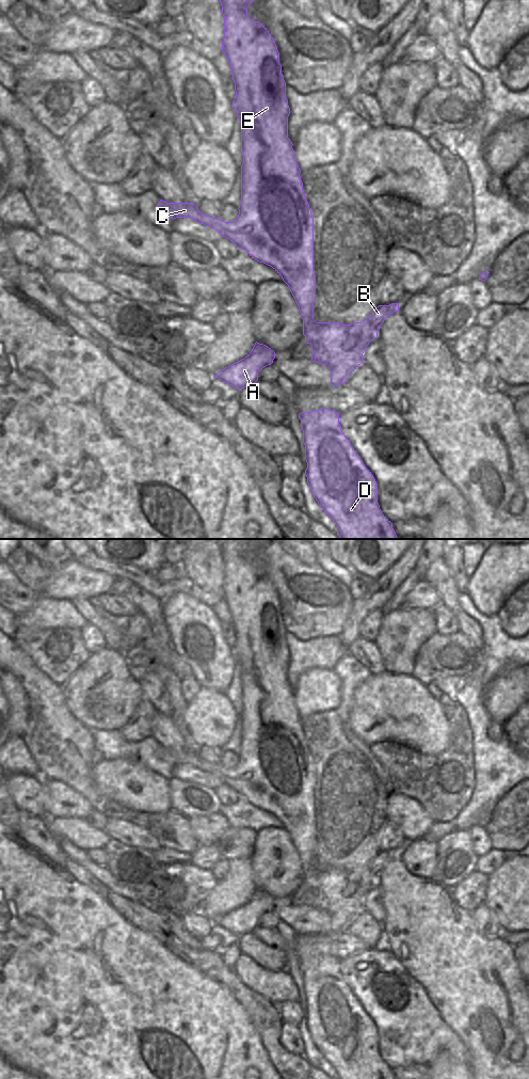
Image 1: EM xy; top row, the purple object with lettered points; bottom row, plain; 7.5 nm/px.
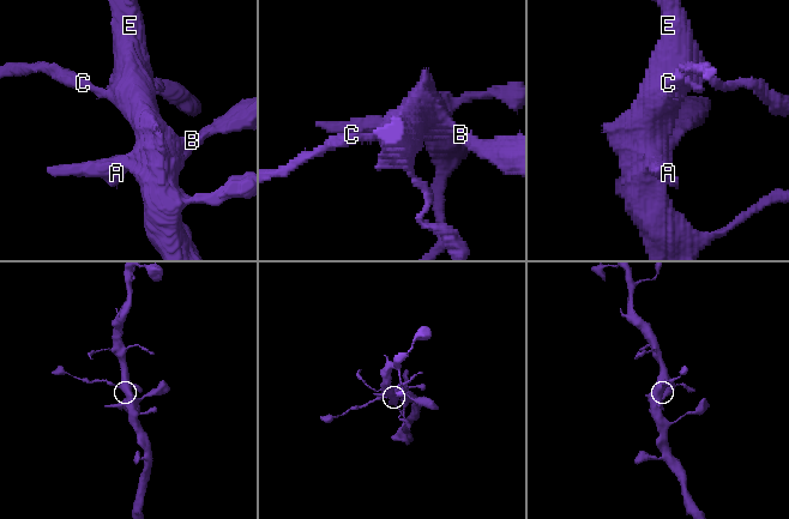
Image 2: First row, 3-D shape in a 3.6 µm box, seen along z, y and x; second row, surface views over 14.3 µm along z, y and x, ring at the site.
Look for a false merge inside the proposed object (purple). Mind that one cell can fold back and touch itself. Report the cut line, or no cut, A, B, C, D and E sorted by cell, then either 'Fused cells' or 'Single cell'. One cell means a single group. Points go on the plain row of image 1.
No split. Groups: A B C D E. Single cell

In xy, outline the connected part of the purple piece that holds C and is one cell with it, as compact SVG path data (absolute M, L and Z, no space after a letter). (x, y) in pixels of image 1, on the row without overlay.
M225 539L220 544L224 562L224 584L222 598L228 605L235 629L235 646L233 652L241 669L241 748L239 761L234 768L225 768L202 760L193 749L167 749L160 746L158 757L172 764L189 764L199 771L214 775L222 783L229 786L239 795L244 796L252 805L272 813L288 831L303 866L305 889L311 891L311 907L325 911L331 917L331 931L346 931L350 921L363 909L363 900L369 889L378 884L382 870L394 859L399 858L399 850L379 852L373 859L362 869L342 871L340 869L317 869L314 866L314 848L316 846L316 821L314 819L314 763L303 737L301 716L294 705L292 688L288 684L288 663L290 654L286 644L286 629L282 620L277 592L259 568L247 562L247 554L254 548L250 539Z

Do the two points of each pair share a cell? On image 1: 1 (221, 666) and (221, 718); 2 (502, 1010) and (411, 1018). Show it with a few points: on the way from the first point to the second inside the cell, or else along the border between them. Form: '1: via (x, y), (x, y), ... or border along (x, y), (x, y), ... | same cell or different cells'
1: border along (201, 686), (207, 686), (223, 693) | different cells
2: border along (426, 994), (443, 1021), (455, 1034) | different cells

